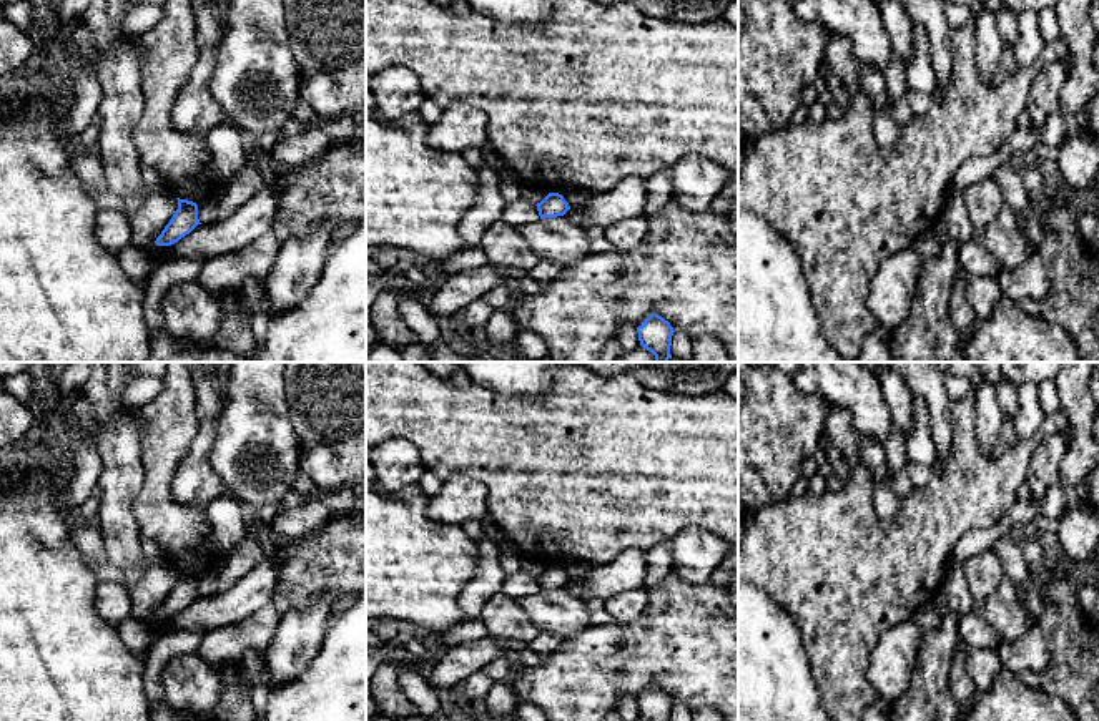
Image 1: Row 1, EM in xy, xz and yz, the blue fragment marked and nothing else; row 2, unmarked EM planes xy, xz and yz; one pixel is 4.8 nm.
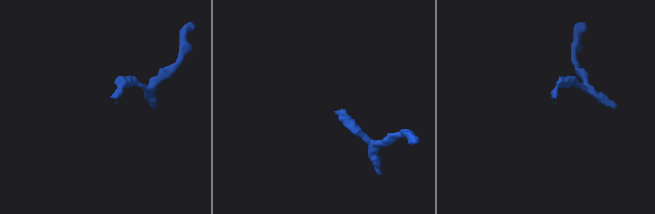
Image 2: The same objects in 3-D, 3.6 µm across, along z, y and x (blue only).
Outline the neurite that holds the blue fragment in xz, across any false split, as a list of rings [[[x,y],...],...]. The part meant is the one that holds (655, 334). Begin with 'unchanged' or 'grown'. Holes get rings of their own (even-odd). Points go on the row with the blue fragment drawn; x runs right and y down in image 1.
unchanged | [[[650,314],[642,326],[637,327],[640,346],[655,356],[653,362],[668,362],[672,359],[670,346],[673,327],[658,314]]]

